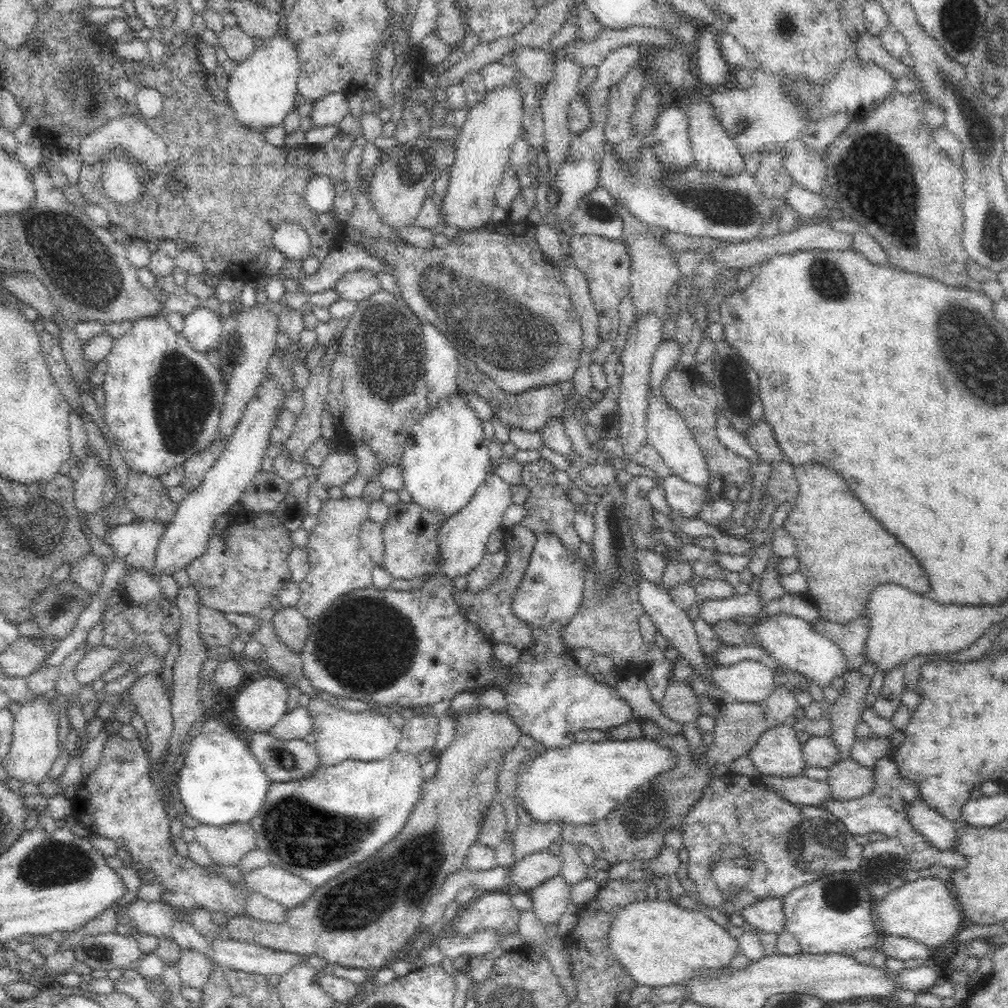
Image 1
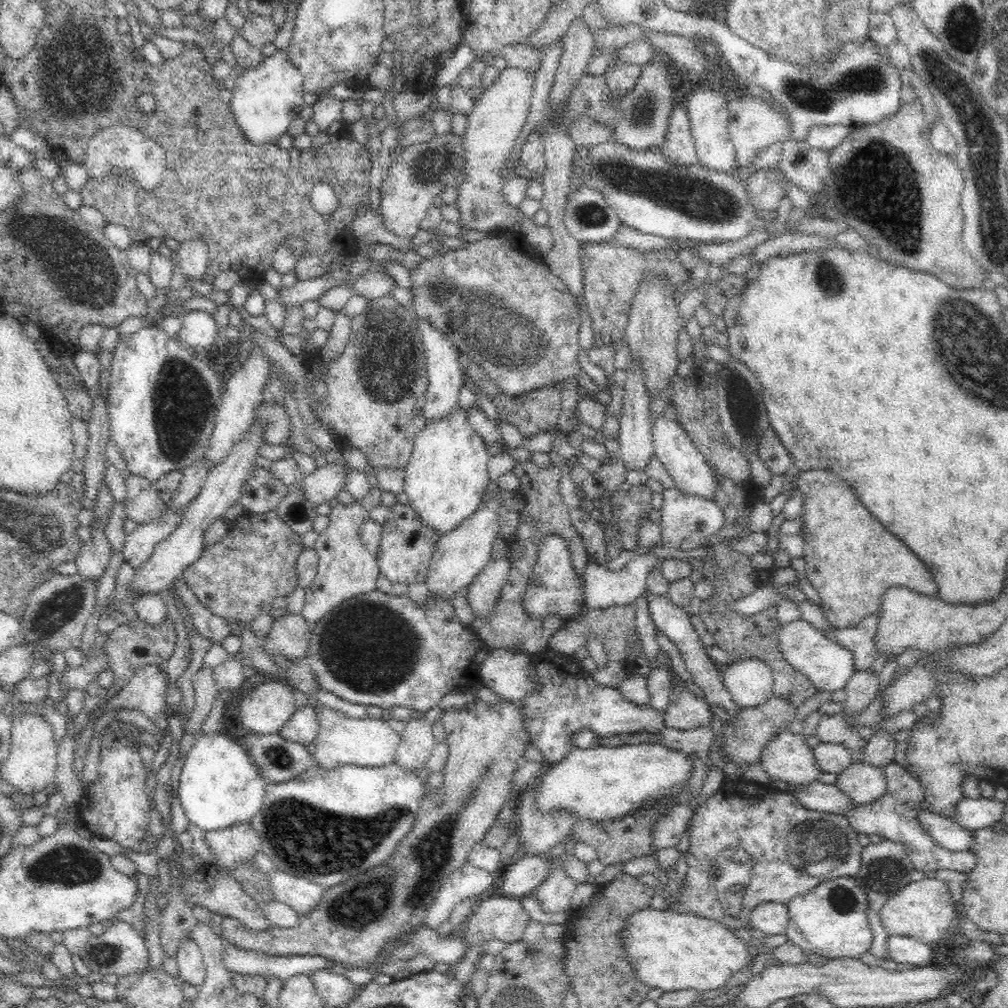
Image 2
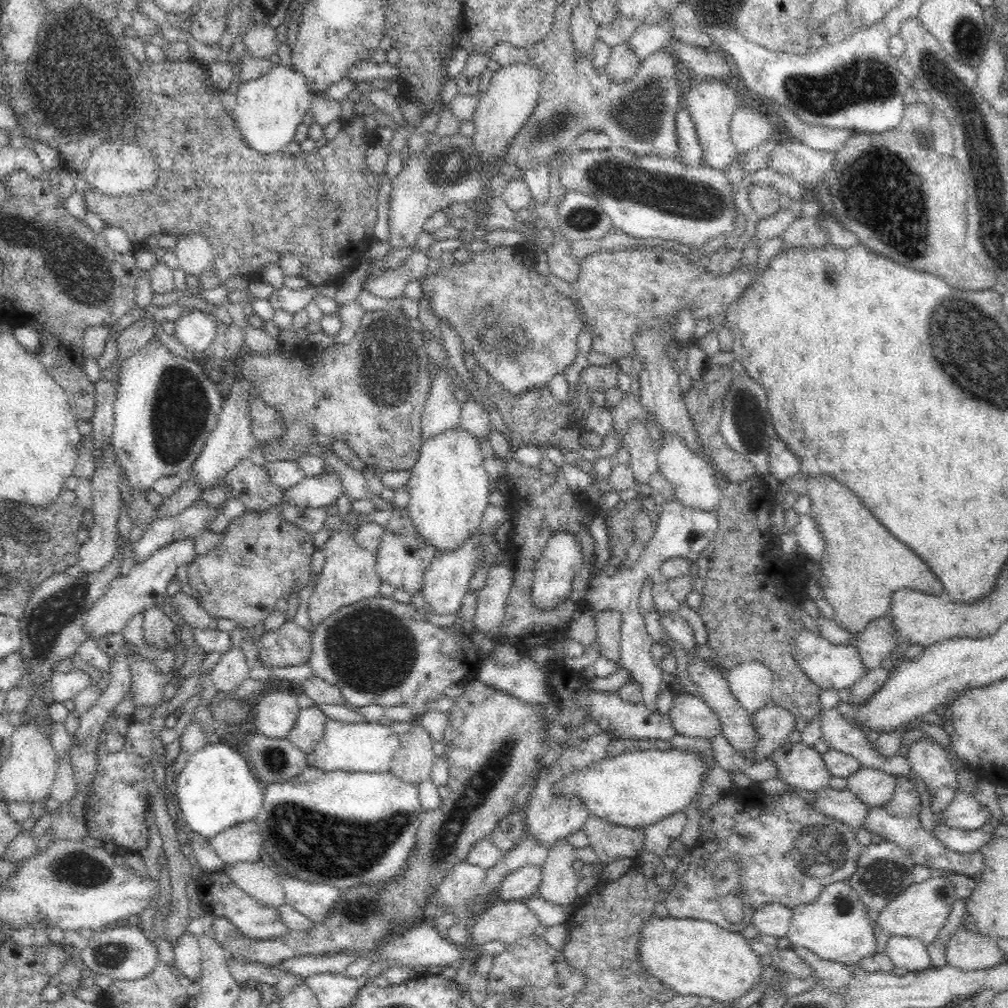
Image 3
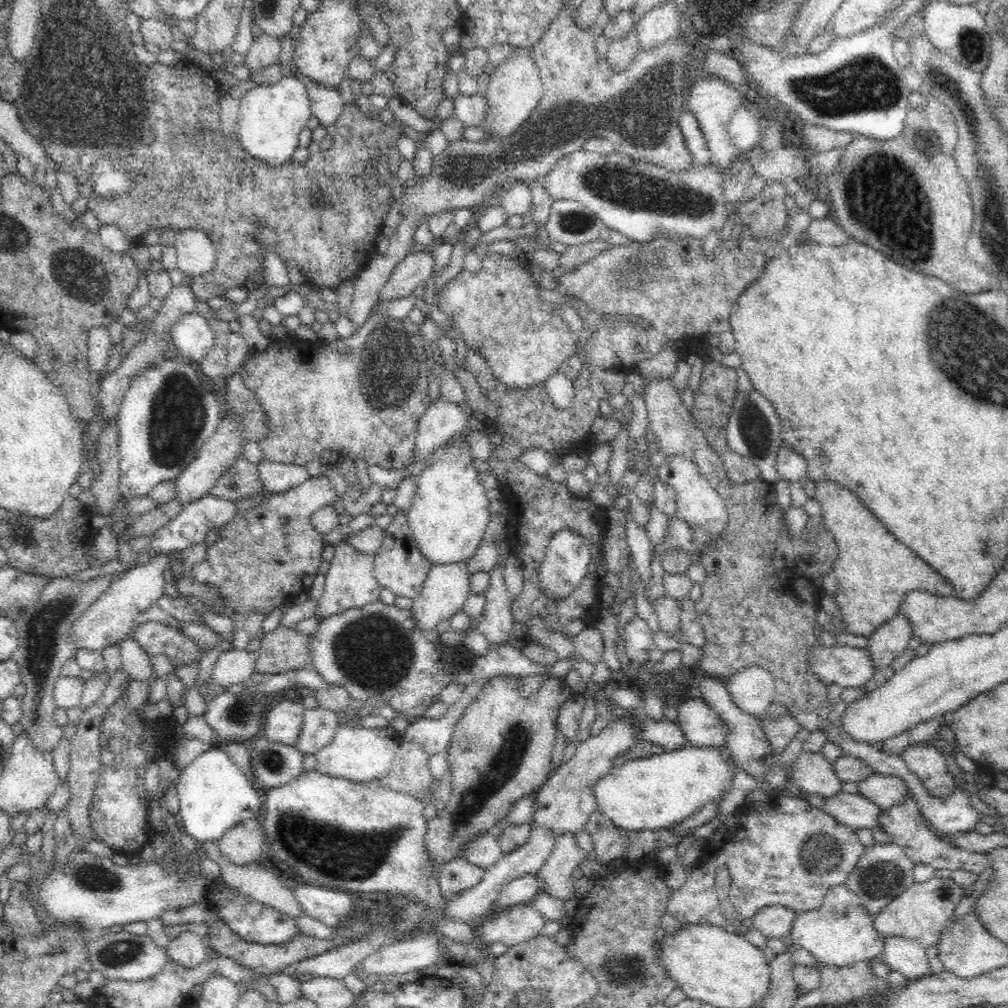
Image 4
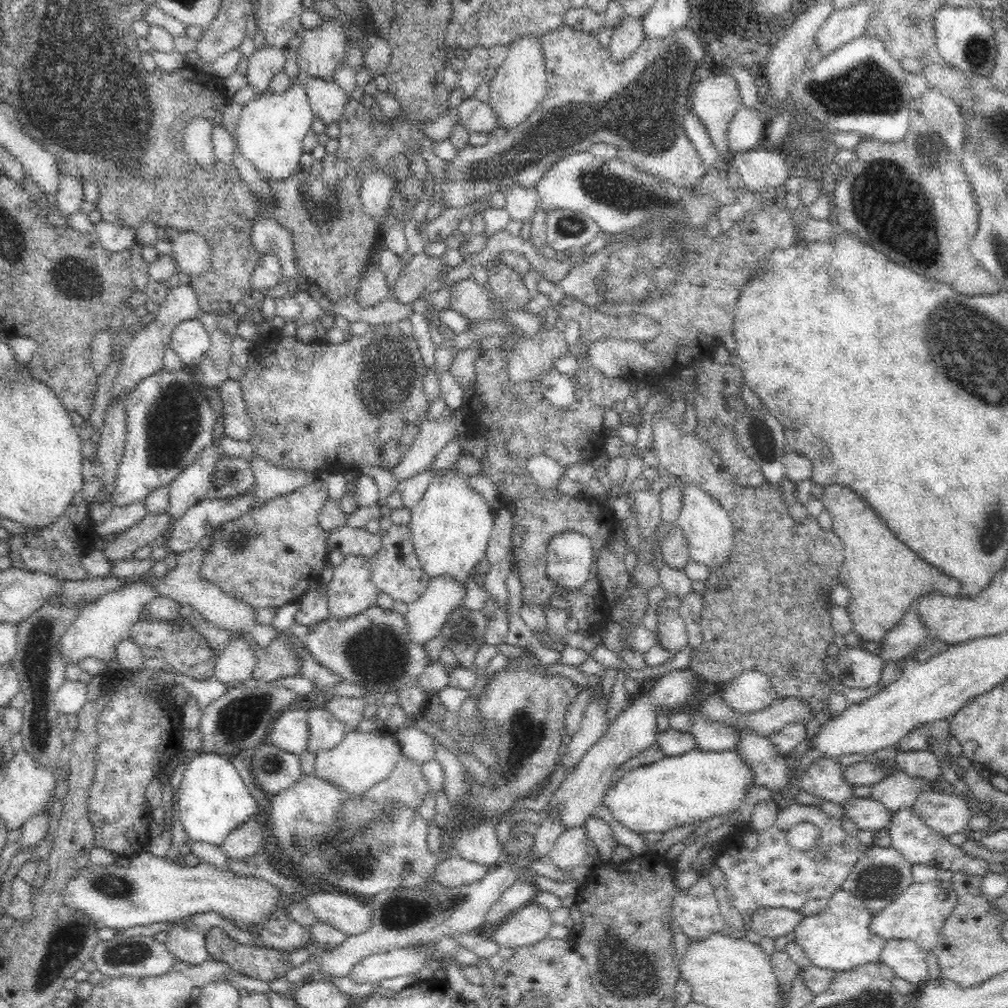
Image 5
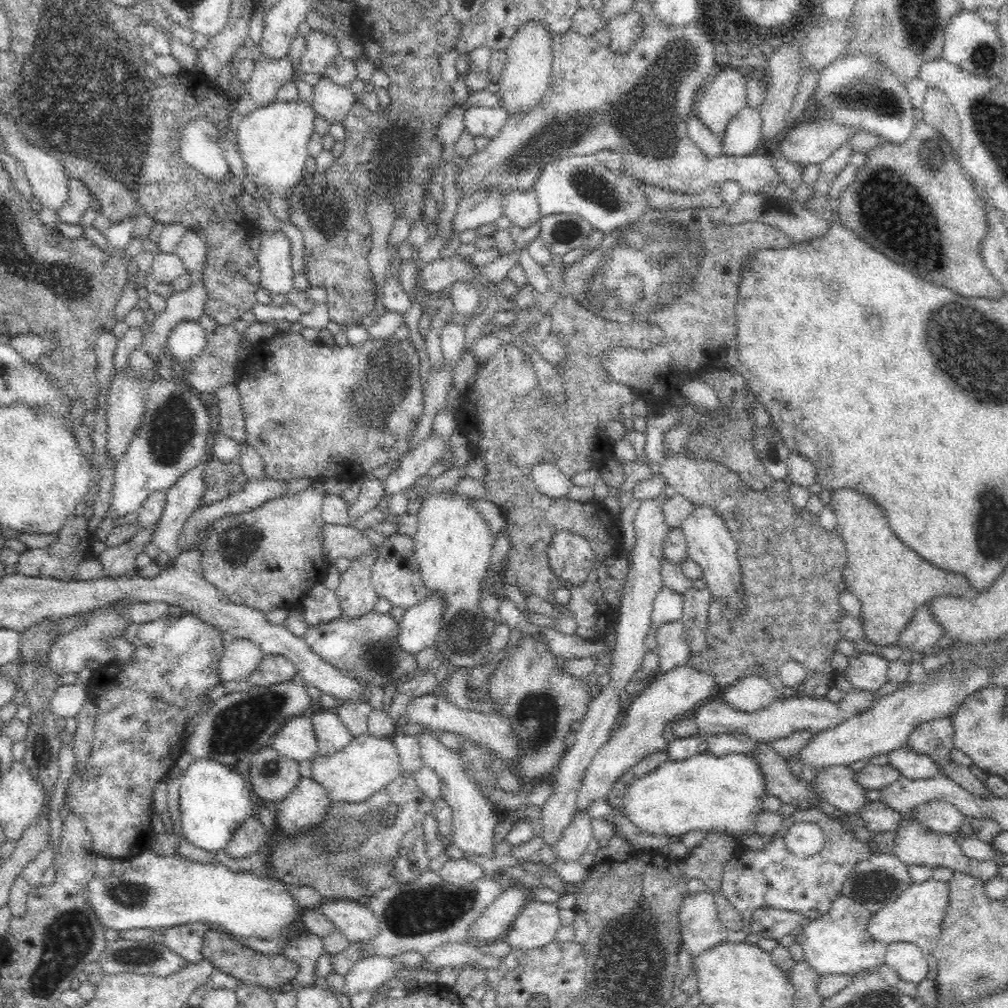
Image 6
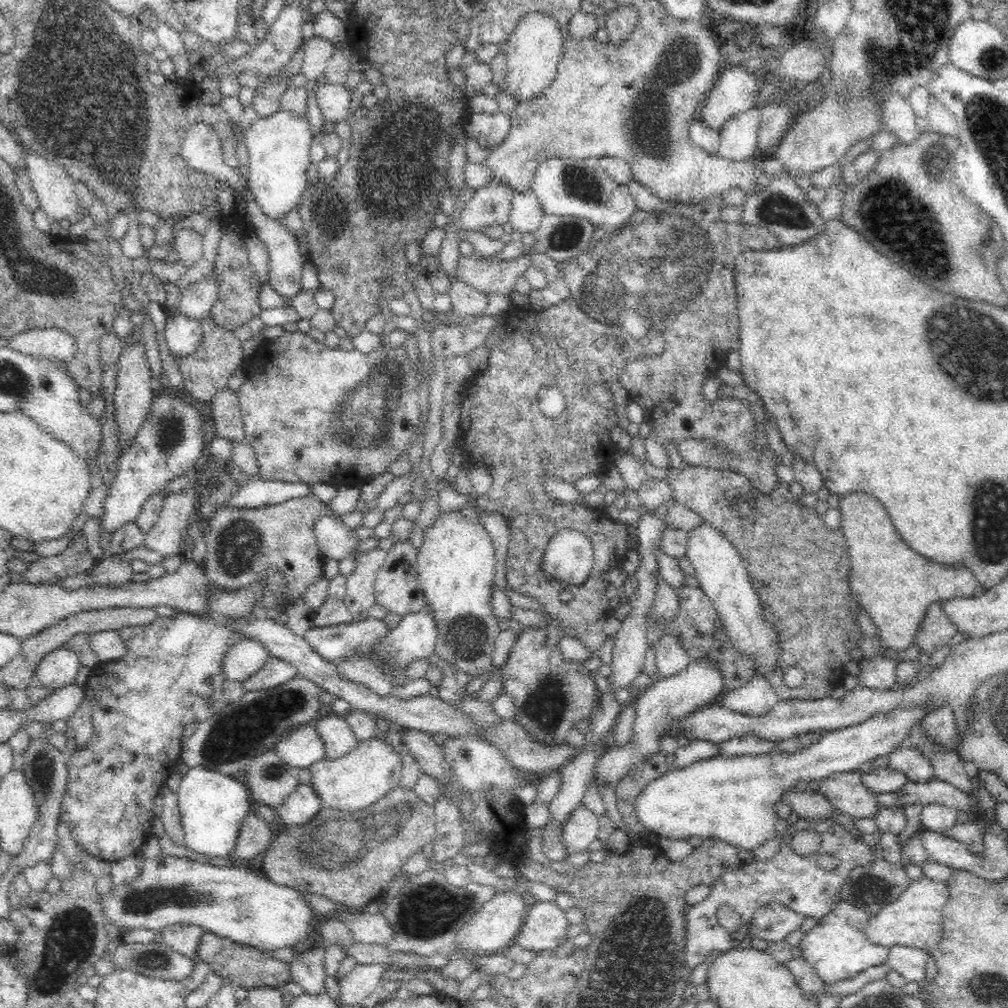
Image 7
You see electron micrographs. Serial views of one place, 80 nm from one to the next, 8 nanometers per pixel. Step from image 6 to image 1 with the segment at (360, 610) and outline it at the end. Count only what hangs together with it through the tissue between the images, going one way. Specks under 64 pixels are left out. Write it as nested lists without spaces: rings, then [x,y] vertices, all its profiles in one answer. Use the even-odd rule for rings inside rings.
[[[329,499],[328,502],[323,502],[322,511],[318,514],[320,524],[311,532],[310,540],[306,544],[306,550],[310,555],[310,574],[300,586],[300,602],[298,602],[297,610],[306,617],[306,620],[315,623],[322,614],[333,606],[337,599],[342,596],[374,586],[374,568],[376,564],[372,558],[362,547],[359,533],[361,527],[369,521],[369,504],[363,499],[348,499],[342,500]]]

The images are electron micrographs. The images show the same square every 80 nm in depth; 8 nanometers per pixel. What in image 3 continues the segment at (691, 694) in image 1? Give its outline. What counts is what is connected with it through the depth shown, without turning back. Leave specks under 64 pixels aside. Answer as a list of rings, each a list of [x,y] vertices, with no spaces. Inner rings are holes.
[[[678,690],[669,717],[677,734],[711,741],[722,733],[722,725],[716,713],[700,695]]]

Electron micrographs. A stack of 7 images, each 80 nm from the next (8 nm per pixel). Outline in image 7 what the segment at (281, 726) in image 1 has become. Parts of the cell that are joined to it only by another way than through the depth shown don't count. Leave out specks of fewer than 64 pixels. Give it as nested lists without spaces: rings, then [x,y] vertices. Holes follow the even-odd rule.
[[[322,716],[315,722],[315,729],[324,743],[326,758],[330,760],[346,756],[360,744],[342,716]]]

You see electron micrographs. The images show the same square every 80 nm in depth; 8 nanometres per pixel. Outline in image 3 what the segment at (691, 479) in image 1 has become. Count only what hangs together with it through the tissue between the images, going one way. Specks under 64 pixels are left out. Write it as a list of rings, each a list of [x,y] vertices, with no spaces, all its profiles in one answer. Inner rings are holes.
[[[670,435],[664,437],[657,454],[657,463],[662,477],[670,483],[670,486],[674,489],[675,498],[682,503],[684,509],[718,516],[718,507],[720,507],[721,502],[718,483],[714,481],[714,475],[710,473],[706,463],[695,452],[686,447],[684,441],[678,439],[678,437],[670,437]]]

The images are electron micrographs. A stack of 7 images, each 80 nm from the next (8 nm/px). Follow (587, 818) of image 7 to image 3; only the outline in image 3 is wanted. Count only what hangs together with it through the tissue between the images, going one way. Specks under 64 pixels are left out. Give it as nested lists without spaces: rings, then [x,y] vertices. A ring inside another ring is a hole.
[[[566,839],[558,840],[550,846],[545,863],[541,866],[541,883],[538,896],[552,904],[571,903],[578,898],[576,885],[580,877],[574,871],[578,848]]]

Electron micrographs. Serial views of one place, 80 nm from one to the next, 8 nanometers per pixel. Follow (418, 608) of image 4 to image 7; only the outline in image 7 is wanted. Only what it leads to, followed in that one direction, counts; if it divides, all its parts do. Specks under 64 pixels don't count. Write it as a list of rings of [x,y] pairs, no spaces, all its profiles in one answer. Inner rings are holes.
[[[425,605],[419,613],[401,618],[396,628],[390,629],[384,638],[376,642],[372,653],[353,653],[336,665],[337,678],[367,686],[380,696],[388,696],[397,684],[396,680],[405,676],[408,666],[421,659],[427,660],[433,654],[436,639],[436,625]]]

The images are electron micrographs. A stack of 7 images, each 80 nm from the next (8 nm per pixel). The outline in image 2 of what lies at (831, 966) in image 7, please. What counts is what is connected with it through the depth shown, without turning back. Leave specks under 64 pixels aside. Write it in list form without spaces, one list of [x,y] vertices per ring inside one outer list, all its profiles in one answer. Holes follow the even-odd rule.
[[[838,877],[787,902],[789,923],[786,936],[805,954],[814,953],[824,959],[859,959],[871,949],[873,932],[867,917],[868,901],[852,877]]]

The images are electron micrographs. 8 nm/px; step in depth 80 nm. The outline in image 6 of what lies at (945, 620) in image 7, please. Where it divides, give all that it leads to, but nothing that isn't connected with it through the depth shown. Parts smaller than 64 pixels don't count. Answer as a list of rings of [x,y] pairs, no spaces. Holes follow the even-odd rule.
[[[928,604],[920,607],[910,624],[901,632],[898,645],[911,652],[926,653],[938,650],[938,641],[945,636],[945,628],[935,619]]]

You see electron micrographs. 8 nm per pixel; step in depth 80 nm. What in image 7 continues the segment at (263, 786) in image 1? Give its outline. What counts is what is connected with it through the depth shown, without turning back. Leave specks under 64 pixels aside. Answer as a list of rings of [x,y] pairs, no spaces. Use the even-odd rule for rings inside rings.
[[[204,767],[191,768],[181,777],[177,802],[185,846],[206,858],[234,860],[239,830],[251,811],[249,792],[235,777]]]

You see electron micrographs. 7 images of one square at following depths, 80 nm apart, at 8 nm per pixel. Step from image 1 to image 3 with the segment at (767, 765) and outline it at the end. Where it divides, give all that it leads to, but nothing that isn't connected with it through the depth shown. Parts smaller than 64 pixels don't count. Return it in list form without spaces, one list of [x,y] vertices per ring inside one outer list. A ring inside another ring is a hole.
[[[802,741],[792,746],[784,744],[771,757],[778,766],[783,782],[790,787],[814,793],[831,788],[833,776],[825,761],[818,751],[806,747]]]

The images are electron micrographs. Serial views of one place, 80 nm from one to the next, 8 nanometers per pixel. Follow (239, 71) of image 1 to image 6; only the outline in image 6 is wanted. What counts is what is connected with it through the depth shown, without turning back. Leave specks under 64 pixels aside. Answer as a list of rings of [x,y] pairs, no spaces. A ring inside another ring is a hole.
[[[274,102],[266,108],[257,108],[243,118],[237,133],[237,146],[248,172],[248,182],[254,185],[256,199],[266,202],[290,201],[294,188],[304,182],[305,162],[309,158],[308,141],[315,132],[316,115],[306,102],[285,104]]]

